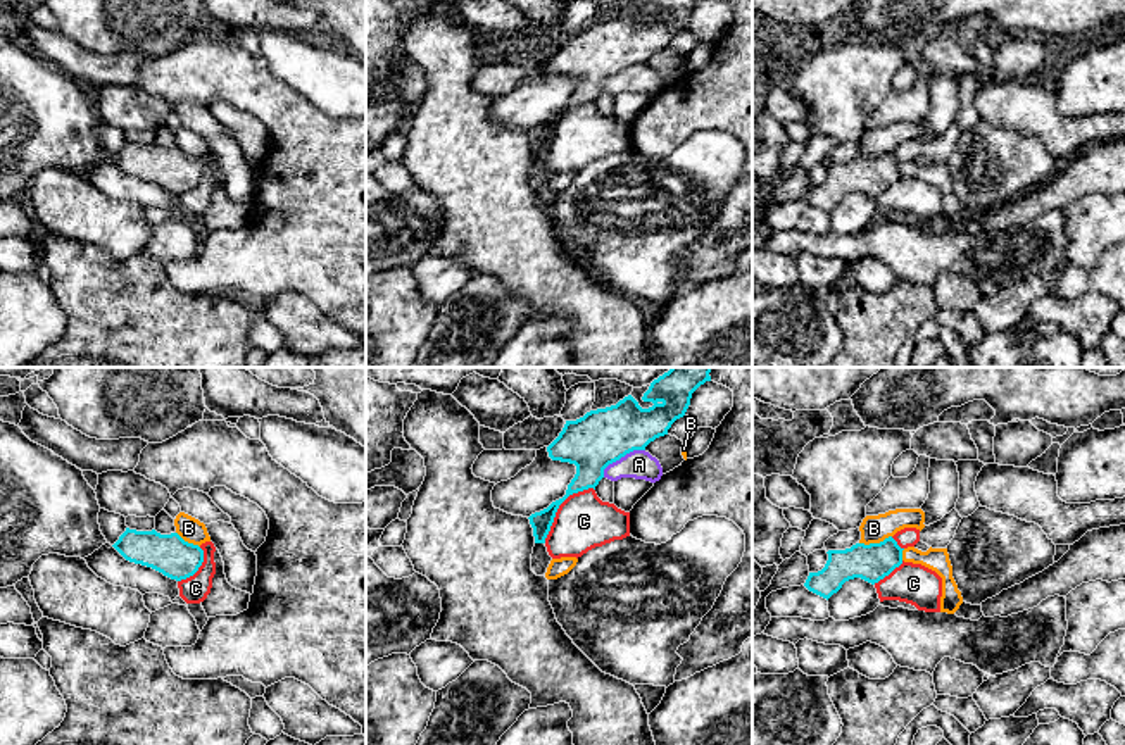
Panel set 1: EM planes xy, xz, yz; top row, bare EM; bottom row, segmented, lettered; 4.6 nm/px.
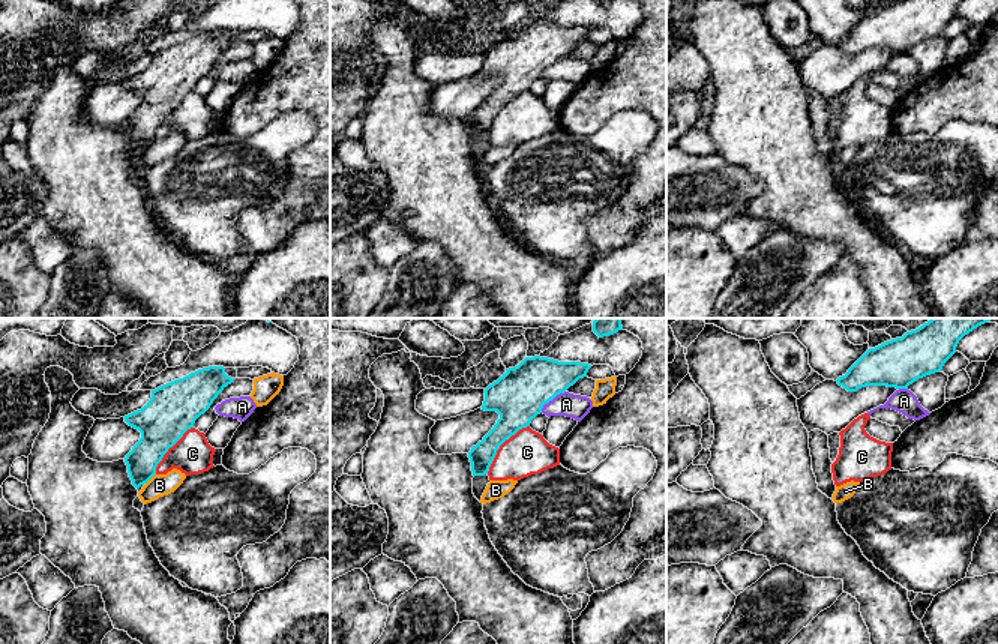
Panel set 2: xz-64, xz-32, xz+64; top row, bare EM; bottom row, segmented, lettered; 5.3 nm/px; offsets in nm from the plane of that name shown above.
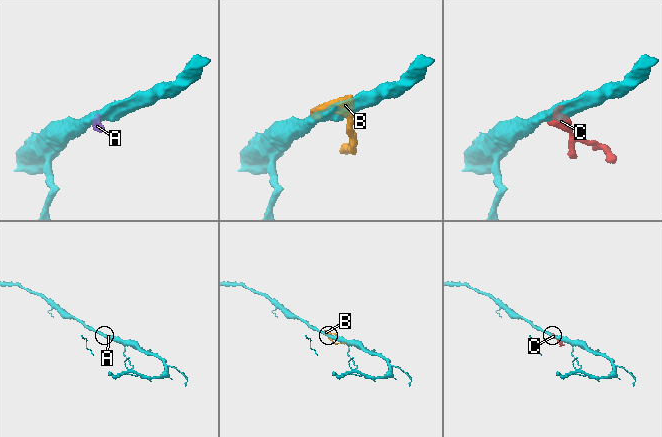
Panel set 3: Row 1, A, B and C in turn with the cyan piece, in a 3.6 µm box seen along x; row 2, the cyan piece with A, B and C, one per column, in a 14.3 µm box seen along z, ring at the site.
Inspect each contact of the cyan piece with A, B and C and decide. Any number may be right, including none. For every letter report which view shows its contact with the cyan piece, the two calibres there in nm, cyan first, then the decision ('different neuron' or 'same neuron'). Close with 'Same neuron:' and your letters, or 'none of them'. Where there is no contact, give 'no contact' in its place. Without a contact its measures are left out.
A: meets cyan in xz; 260 nm thick on the cyan side, 140 nm on the other; different neuron
B: meets cyan in yz; 180 nm thick on the cyan side, 130 nm on the other; different neuron
C: meets cyan in xz; 130 nm thick on the cyan side, 260 nm on the other; different neuron
Same neuron: none of them

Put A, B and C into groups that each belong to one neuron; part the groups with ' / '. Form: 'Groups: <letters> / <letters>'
Groups: A C / B

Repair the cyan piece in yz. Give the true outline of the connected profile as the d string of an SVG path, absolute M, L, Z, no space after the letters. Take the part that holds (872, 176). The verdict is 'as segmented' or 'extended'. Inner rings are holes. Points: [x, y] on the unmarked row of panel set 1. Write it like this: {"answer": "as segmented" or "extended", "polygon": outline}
{"answer": "as segmented", "polygon": "M892 150L880 157L856 157L845 164L828 164L825 181L809 186L804 200L828 214L854 191L875 198L902 178L902 164Z"}

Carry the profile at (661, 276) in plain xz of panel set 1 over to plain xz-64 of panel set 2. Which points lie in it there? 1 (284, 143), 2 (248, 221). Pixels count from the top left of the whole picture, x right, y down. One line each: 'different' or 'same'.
1: same
2: different

